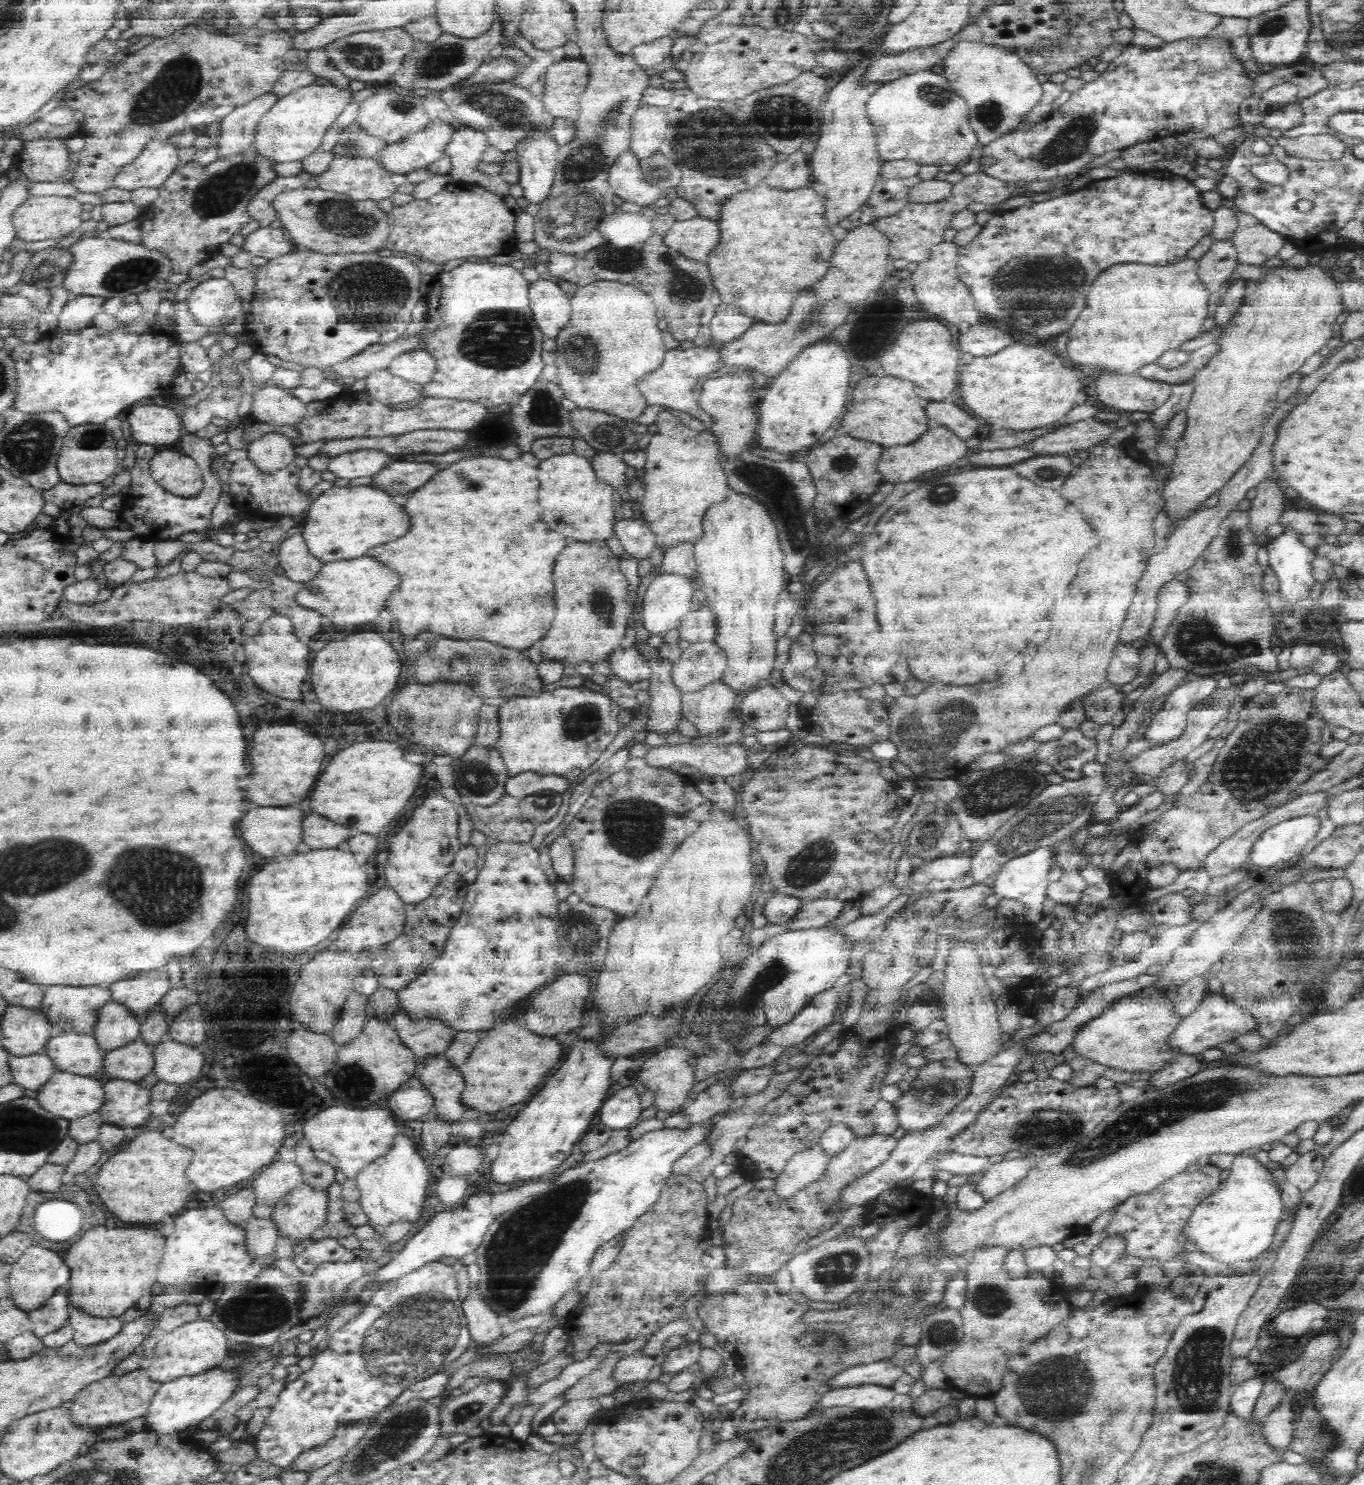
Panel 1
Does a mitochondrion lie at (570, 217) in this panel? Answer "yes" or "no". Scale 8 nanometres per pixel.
yes

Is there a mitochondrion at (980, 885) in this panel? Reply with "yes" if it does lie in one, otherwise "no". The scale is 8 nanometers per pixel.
no

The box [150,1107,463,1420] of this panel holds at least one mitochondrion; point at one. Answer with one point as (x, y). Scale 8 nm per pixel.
(261, 1307)

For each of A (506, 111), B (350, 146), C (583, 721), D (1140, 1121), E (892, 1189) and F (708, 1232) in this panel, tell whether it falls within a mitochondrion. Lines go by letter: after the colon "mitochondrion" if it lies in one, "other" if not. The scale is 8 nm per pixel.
A: mitochondrion
B: mitochondrion
C: mitochondrion
D: mitochondrion
E: other
F: other

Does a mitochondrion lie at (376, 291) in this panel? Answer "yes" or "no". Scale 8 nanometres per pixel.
yes

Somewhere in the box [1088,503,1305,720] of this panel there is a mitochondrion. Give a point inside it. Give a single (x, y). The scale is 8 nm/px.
(1195, 639)

